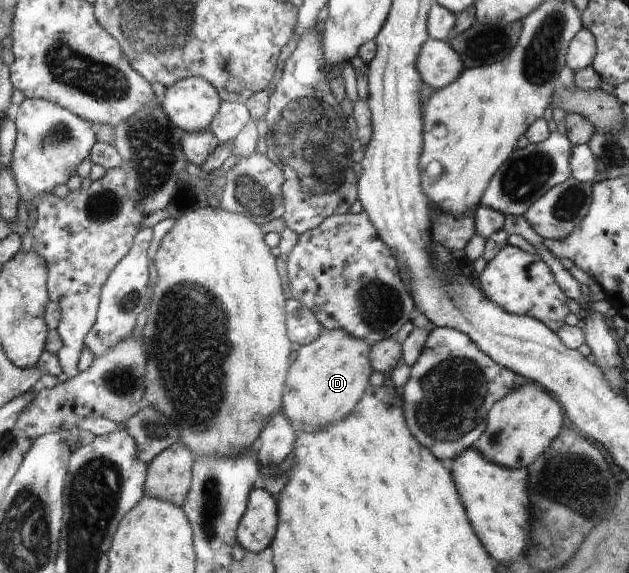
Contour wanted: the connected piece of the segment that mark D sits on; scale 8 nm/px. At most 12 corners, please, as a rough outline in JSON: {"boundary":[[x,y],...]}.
{"boundary":[[323,329],[288,368],[296,430],[346,418],[371,378],[370,344]]}

